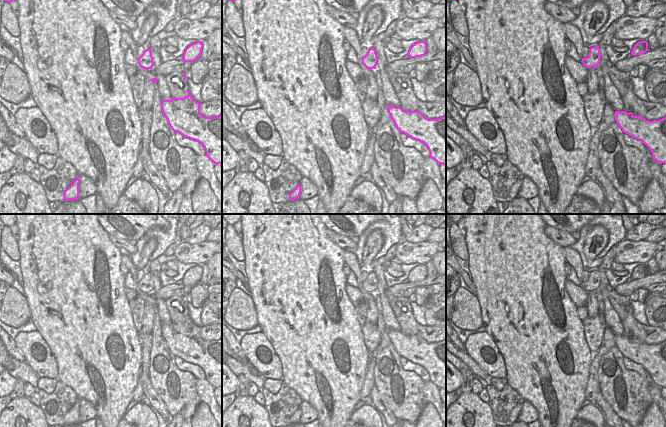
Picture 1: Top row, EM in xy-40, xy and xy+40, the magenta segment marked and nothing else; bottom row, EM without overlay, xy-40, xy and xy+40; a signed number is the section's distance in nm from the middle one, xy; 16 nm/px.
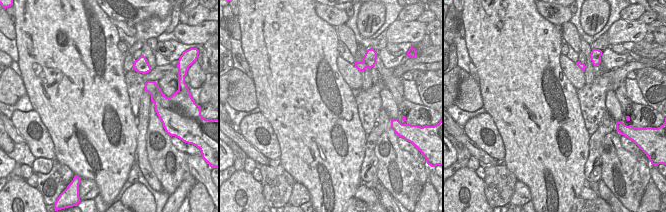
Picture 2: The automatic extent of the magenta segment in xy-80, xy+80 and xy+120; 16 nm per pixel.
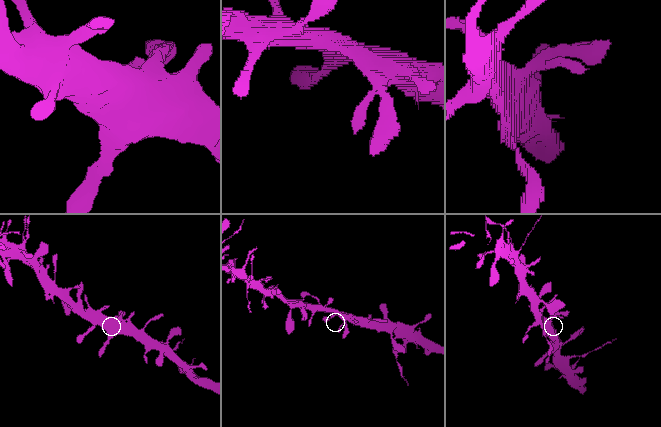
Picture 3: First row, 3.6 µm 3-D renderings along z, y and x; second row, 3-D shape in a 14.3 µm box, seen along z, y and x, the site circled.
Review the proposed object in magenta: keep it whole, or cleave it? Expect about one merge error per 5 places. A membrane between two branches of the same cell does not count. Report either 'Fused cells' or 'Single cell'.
Single cell.

